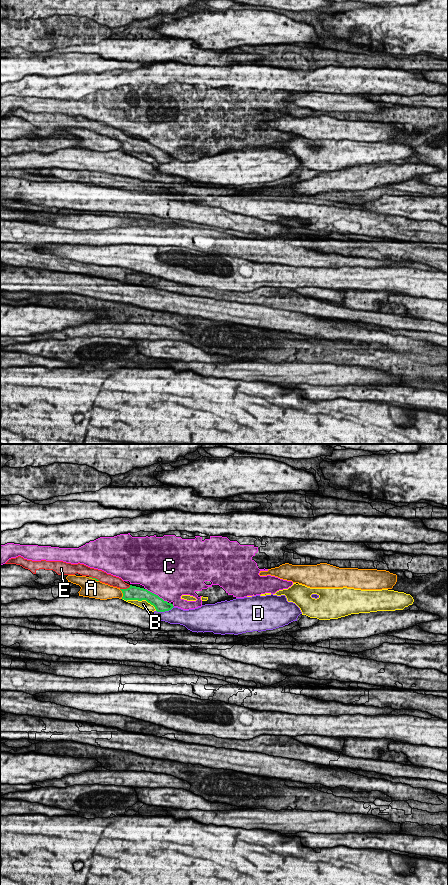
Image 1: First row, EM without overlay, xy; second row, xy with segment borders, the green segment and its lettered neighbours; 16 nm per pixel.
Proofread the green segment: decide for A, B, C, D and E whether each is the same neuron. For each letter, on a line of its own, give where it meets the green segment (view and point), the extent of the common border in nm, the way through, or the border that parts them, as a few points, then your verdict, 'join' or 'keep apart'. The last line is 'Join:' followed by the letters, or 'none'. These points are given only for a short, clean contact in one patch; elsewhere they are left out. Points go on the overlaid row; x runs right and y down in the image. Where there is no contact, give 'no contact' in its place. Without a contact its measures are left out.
A: xy (123, 594) | 170 nm | keep apart
B: xy (140, 600) | 600 nm | keep apart
C: xy (155, 594) | 440 nm | keep apart
D: xy (164, 611) | 300 nm | keep apart
E: xy (125, 589) | 190 nm | join
Join: E

